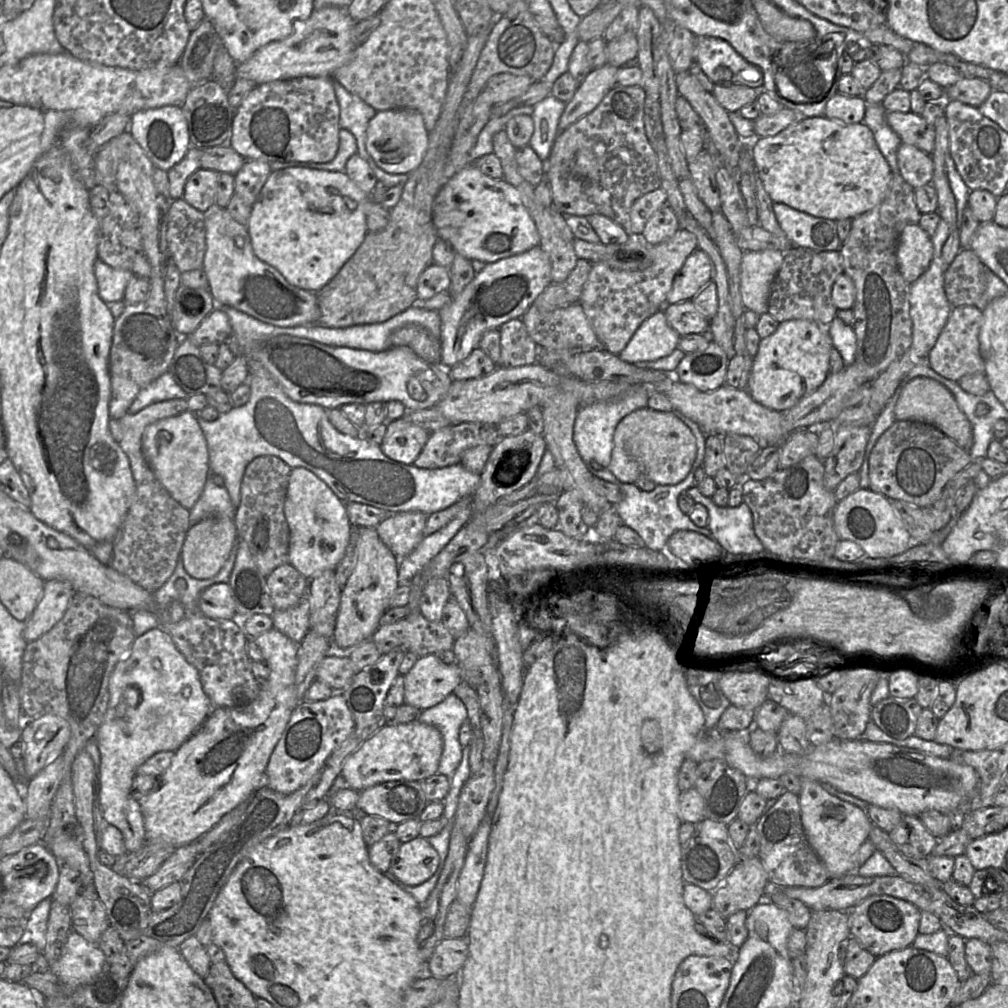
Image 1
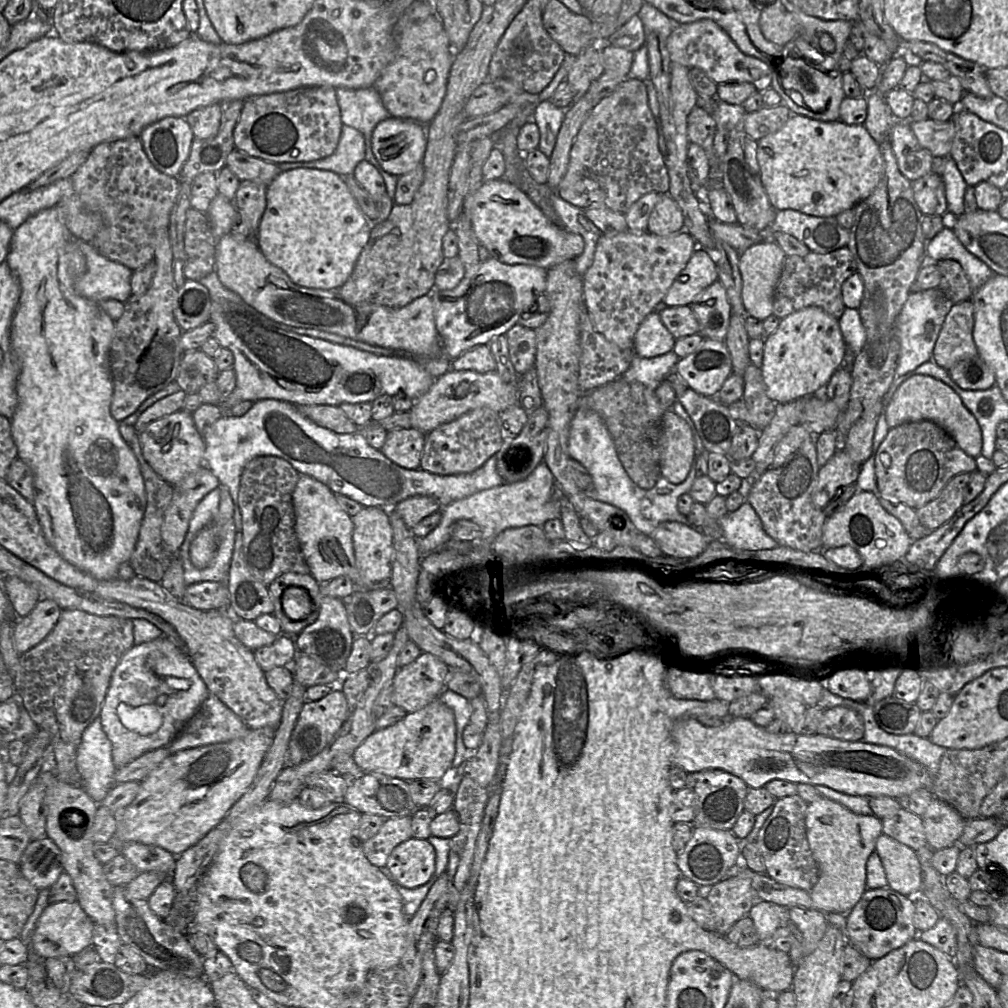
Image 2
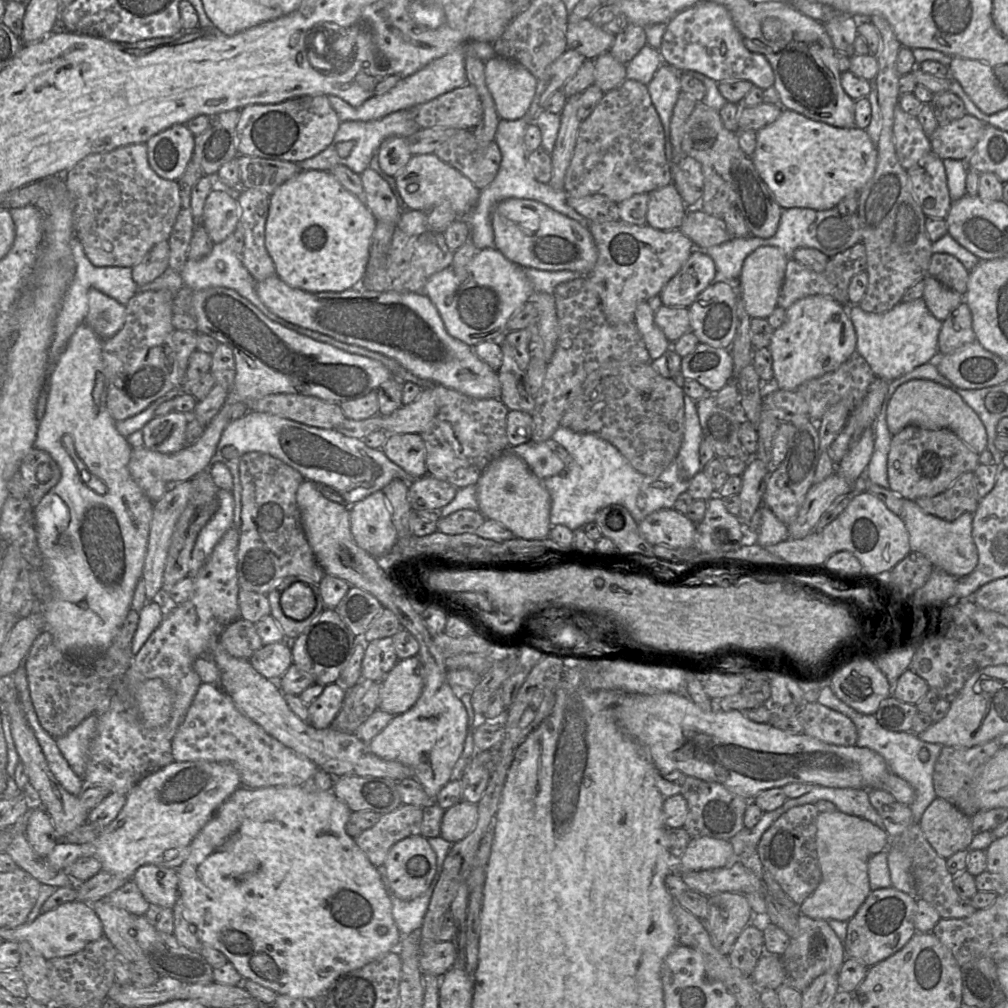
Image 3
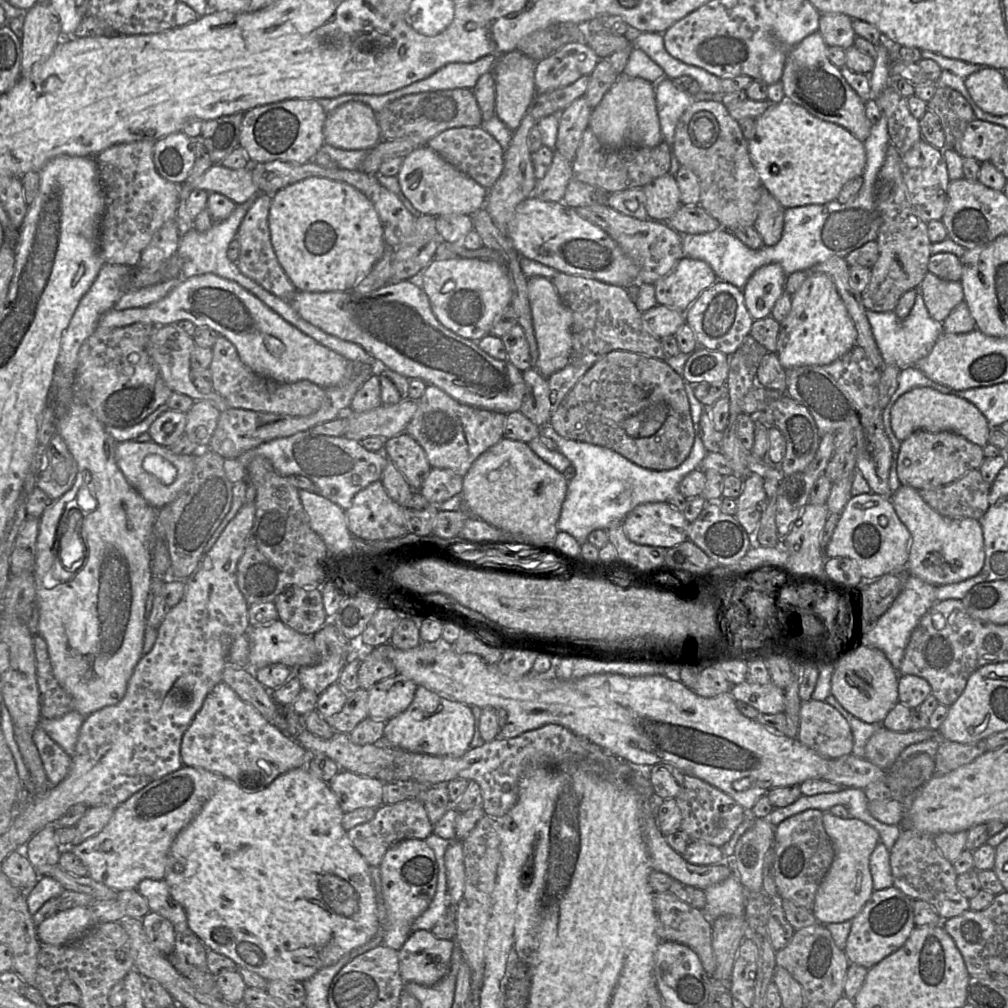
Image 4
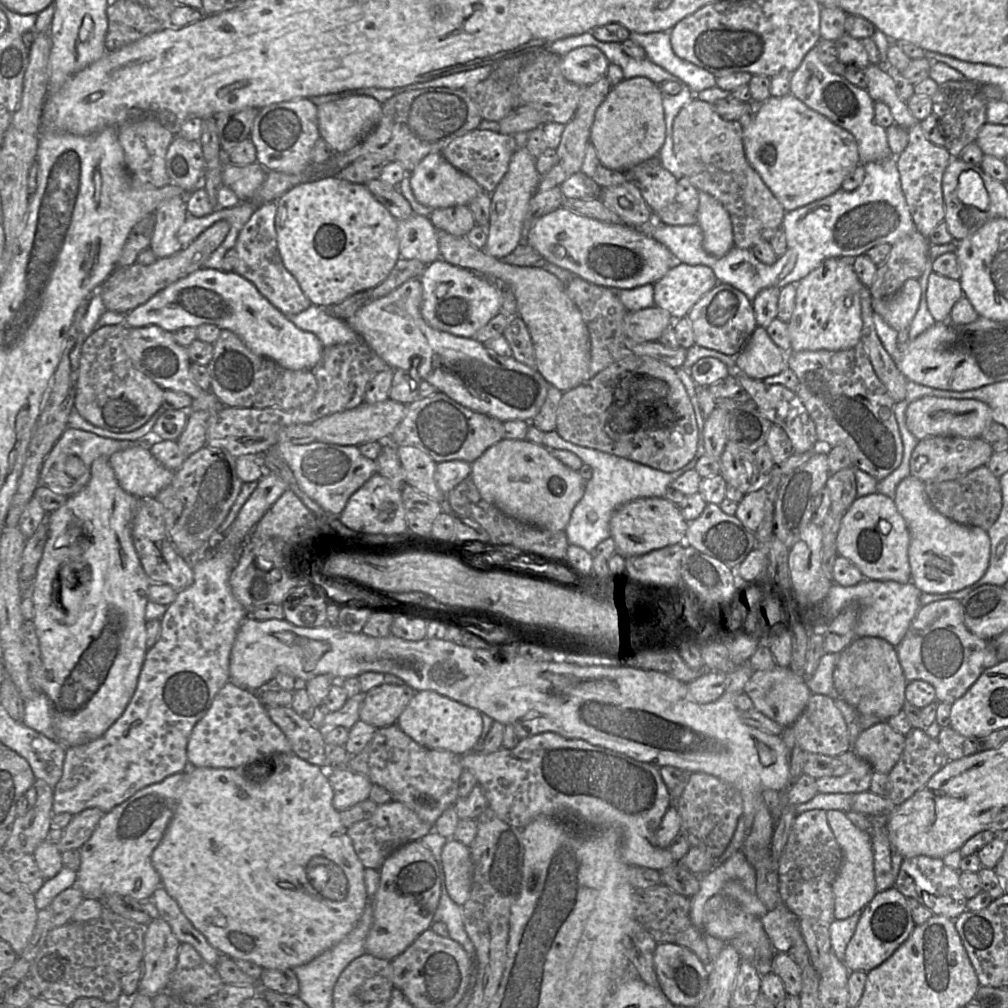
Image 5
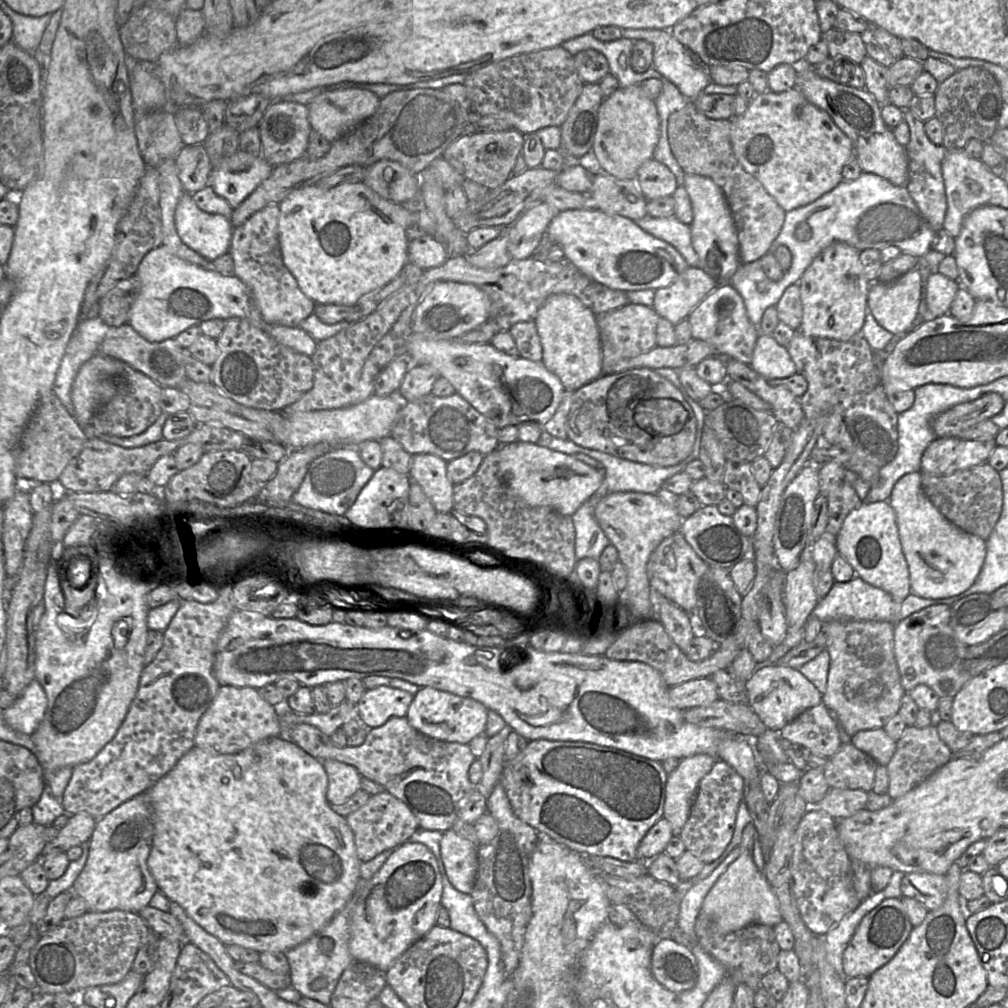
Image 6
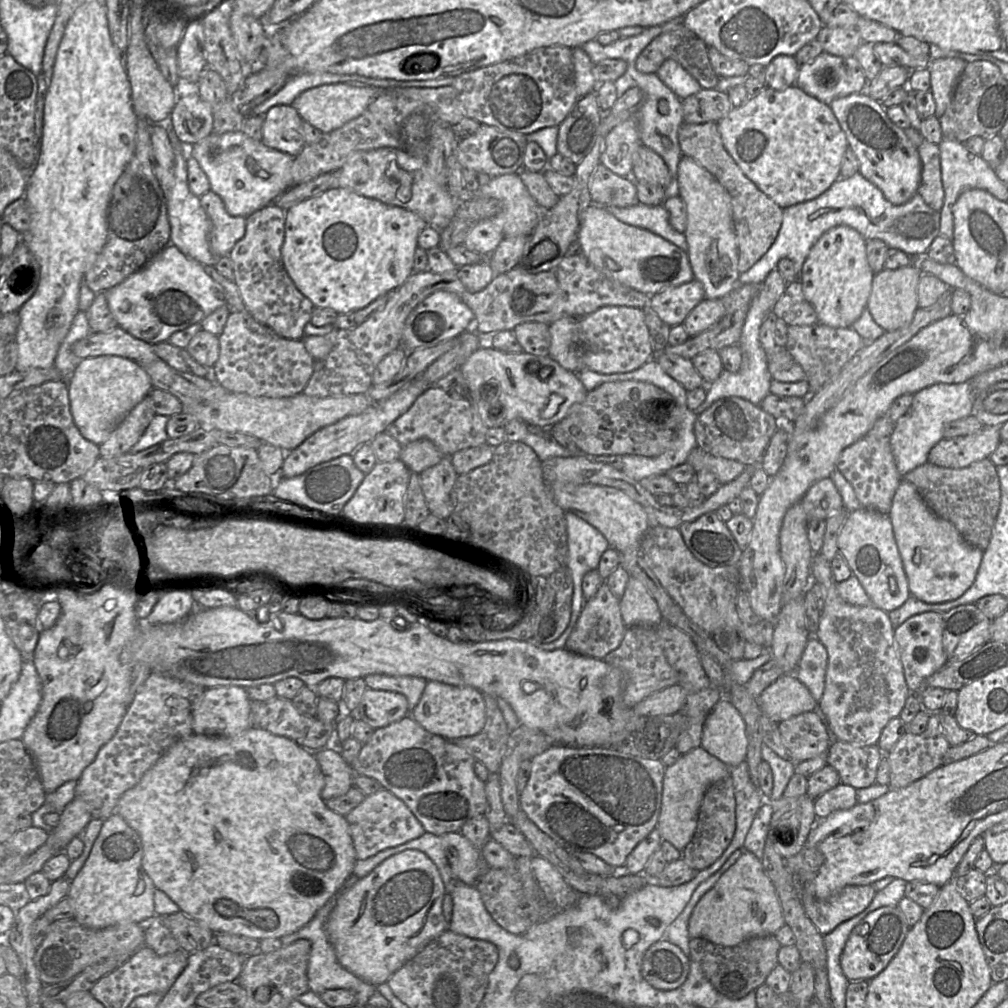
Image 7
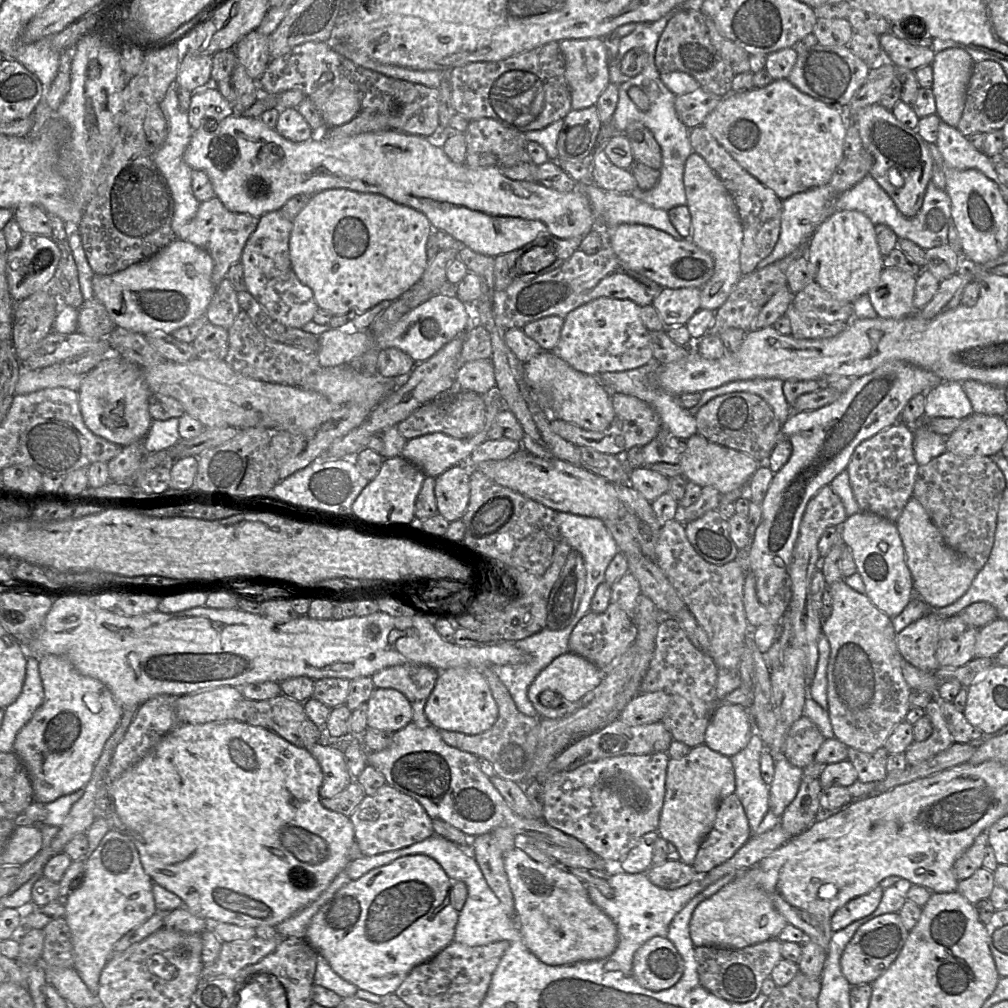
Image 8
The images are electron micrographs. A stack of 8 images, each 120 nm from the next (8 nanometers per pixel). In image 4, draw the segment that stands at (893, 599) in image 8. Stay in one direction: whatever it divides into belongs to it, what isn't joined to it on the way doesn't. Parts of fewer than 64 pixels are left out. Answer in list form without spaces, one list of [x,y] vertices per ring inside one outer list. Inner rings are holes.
[[[871,492],[850,498],[824,554],[825,558],[850,558],[857,563],[863,578],[878,580],[885,574],[905,571],[910,542],[911,534],[897,516],[891,499]]]

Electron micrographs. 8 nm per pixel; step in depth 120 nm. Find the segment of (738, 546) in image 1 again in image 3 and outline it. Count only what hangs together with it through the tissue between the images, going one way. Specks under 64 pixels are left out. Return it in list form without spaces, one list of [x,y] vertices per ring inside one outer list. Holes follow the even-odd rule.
[[[761,505],[746,529],[753,529],[753,524],[756,524],[756,543],[762,547],[788,539],[787,525],[781,522],[767,506]]]

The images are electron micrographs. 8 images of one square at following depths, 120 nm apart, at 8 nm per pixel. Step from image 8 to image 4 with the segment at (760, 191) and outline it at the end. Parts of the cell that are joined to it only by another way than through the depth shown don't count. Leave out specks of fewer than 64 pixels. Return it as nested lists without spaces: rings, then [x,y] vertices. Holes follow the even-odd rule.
[[[720,99],[692,102],[677,122],[673,151],[680,165],[697,175],[699,205],[718,220],[722,228],[731,231],[741,225],[754,225],[762,181],[751,162],[748,140]]]

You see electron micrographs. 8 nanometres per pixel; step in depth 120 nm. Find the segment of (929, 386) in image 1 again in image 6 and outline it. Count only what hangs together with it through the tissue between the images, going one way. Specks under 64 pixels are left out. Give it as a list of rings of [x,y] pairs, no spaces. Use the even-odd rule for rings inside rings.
[[[990,392],[971,402],[957,404],[937,415],[931,422],[937,438],[959,437],[969,427],[997,415],[1003,410],[1004,399]]]

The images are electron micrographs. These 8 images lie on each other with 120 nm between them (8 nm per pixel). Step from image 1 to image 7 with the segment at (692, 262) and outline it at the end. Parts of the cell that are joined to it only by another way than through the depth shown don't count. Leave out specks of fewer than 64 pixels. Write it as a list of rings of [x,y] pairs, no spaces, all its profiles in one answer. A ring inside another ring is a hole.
[[[697,279],[650,295],[648,308],[670,327],[682,324],[688,314],[705,298],[703,285]]]

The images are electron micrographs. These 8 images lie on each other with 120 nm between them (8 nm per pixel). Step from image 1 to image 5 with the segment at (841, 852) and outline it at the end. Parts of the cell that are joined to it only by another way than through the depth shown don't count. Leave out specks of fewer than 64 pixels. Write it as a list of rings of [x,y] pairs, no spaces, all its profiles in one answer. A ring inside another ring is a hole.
[[[830,810],[826,812],[828,824],[838,842],[843,861],[832,884],[835,899],[835,920],[844,920],[862,911],[877,893],[874,876],[872,838],[868,831],[861,830],[849,821],[845,812]]]

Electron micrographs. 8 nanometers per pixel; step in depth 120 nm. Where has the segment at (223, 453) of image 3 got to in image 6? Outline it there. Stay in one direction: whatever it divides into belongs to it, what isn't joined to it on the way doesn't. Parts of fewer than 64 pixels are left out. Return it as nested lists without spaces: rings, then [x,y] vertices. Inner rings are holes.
[[[334,447],[310,464],[291,500],[304,507],[343,516],[374,471],[362,460],[356,447]]]

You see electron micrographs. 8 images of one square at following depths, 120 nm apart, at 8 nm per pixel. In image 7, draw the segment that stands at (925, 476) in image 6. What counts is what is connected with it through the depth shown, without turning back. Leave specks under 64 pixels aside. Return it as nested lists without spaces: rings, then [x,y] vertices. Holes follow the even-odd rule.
[[[989,458],[957,469],[927,462],[902,477],[916,487],[934,514],[952,523],[966,542],[985,551],[1000,508],[999,476]]]

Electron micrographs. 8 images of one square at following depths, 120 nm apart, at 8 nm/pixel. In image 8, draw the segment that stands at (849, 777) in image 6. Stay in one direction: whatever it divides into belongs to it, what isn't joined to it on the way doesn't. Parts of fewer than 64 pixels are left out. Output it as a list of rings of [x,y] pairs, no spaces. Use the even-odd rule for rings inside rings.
[[[848,747],[849,760],[855,767],[862,783],[880,782],[887,776],[886,763],[888,752],[882,747],[872,753],[861,752]]]

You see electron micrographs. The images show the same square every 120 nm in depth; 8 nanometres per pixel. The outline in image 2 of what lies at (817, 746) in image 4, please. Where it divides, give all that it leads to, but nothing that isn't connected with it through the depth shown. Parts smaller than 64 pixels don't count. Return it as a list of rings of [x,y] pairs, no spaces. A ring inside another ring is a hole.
[[[845,706],[825,709],[818,725],[817,734],[845,741],[862,741],[864,724],[860,715]]]

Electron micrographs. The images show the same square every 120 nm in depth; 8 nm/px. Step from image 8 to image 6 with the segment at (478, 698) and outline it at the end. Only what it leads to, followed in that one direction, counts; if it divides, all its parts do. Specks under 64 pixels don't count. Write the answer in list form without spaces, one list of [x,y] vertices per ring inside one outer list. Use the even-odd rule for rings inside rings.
[[[426,686],[421,687],[413,696],[405,717],[413,728],[424,735],[441,741],[468,745],[485,732],[487,710],[482,703],[472,698]]]

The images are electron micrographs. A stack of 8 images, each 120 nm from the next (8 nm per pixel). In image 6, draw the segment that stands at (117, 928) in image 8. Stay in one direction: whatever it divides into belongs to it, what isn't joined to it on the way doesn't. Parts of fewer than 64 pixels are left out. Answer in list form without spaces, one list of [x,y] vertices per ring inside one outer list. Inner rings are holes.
[[[140,793],[122,803],[105,816],[99,818],[89,840],[88,858],[81,873],[76,878],[72,892],[83,898],[88,912],[121,910],[138,913],[149,905],[153,895],[159,890],[151,875],[147,859],[153,839],[153,816],[147,793]]]

